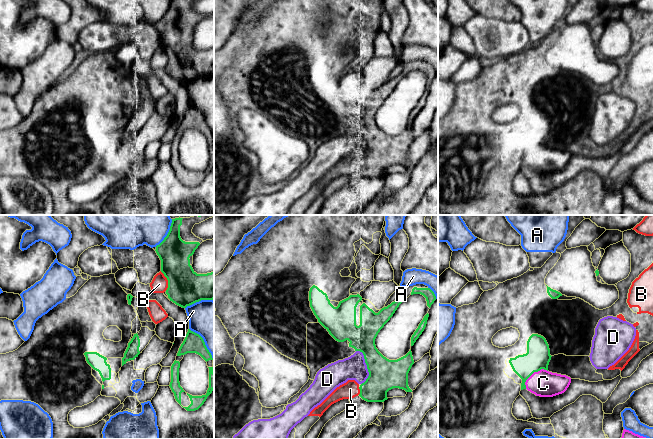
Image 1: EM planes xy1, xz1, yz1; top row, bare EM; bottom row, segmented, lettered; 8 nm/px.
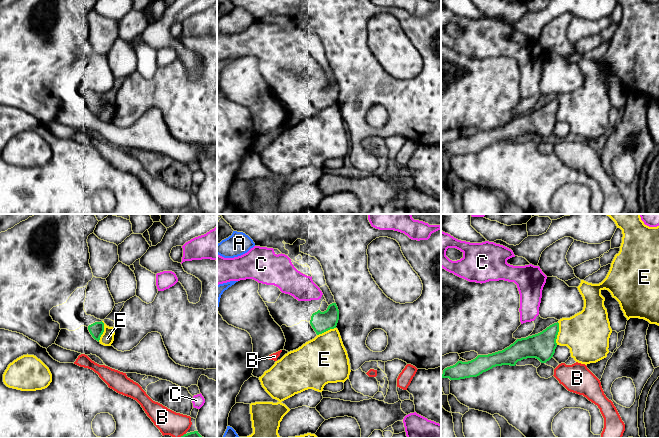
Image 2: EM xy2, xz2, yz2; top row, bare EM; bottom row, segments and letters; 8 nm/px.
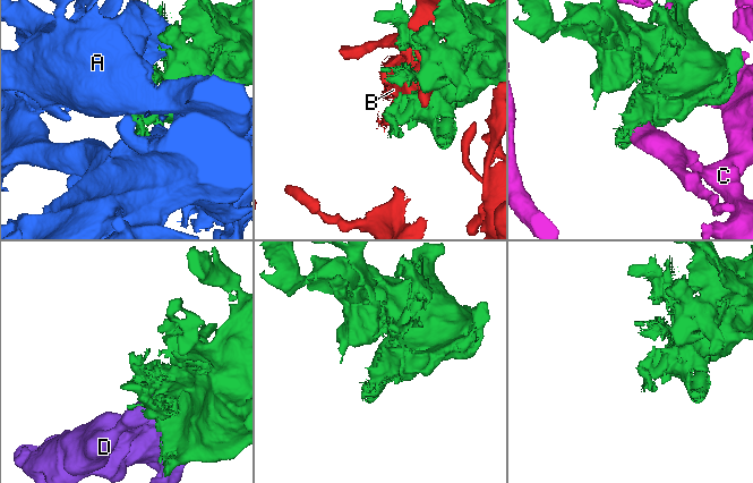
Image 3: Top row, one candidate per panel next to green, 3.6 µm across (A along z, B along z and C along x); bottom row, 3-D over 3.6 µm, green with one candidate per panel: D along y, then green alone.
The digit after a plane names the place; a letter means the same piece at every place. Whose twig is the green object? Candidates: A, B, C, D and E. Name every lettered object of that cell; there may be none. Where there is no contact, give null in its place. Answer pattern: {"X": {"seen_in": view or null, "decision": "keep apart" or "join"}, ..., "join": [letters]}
{"A": {"seen_in": "xy1", "decision": "keep apart"}, "B": {"seen_in": "xy1", "decision": "keep apart"}, "C": {"seen_in": "yz1", "decision": "keep apart"}, "D": {"seen_in": "xz1", "decision": "keep apart"}, "E": {"seen_in": "yz2", "decision": "keep apart"}, "join": []}

